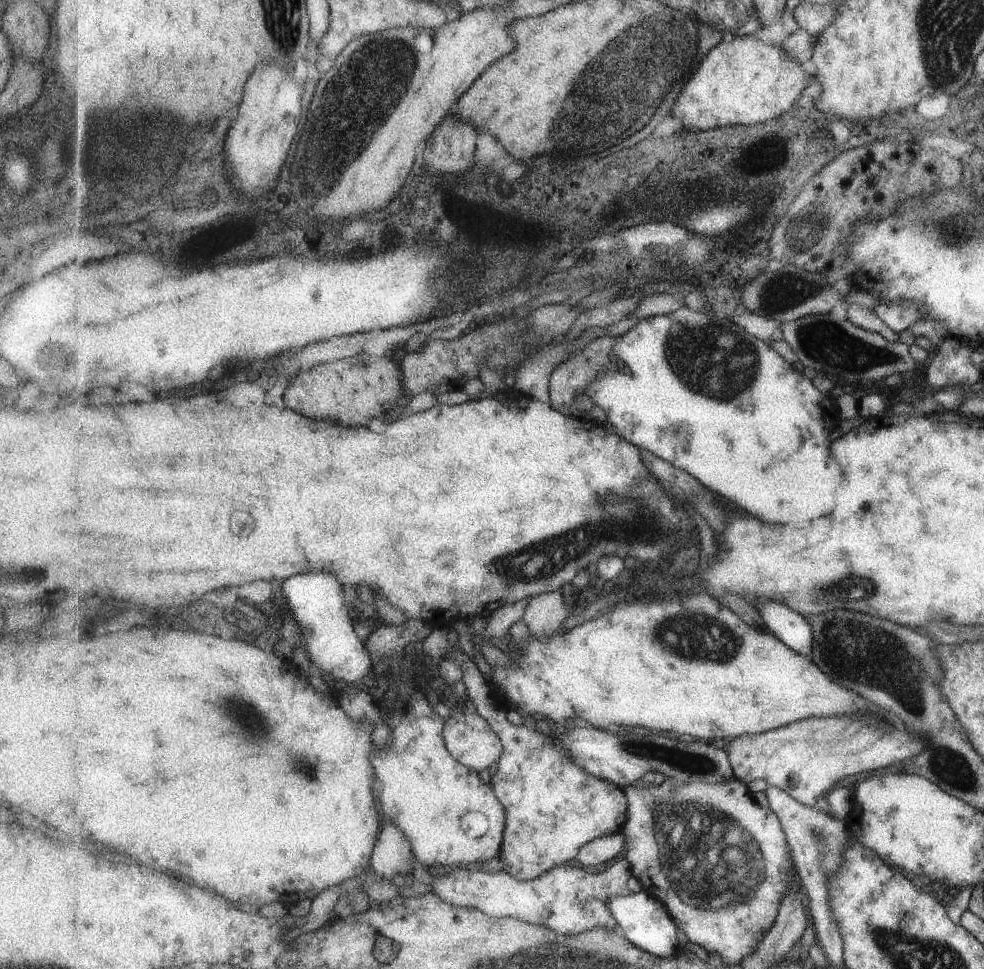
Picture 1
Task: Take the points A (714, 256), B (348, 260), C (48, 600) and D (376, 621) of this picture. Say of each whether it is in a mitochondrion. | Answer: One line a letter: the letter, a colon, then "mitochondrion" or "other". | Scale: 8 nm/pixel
A: other
B: other
C: other
D: other

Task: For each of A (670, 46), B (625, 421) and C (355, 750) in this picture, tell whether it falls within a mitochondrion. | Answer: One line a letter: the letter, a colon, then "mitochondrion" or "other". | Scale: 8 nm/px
A: mitochondrion
B: other
C: other

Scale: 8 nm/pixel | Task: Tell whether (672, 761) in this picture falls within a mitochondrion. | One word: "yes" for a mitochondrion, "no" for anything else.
yes

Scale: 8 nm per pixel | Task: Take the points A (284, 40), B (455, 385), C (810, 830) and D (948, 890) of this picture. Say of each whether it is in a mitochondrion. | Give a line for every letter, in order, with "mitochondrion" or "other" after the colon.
A: mitochondrion
B: other
C: mitochondrion
D: other

